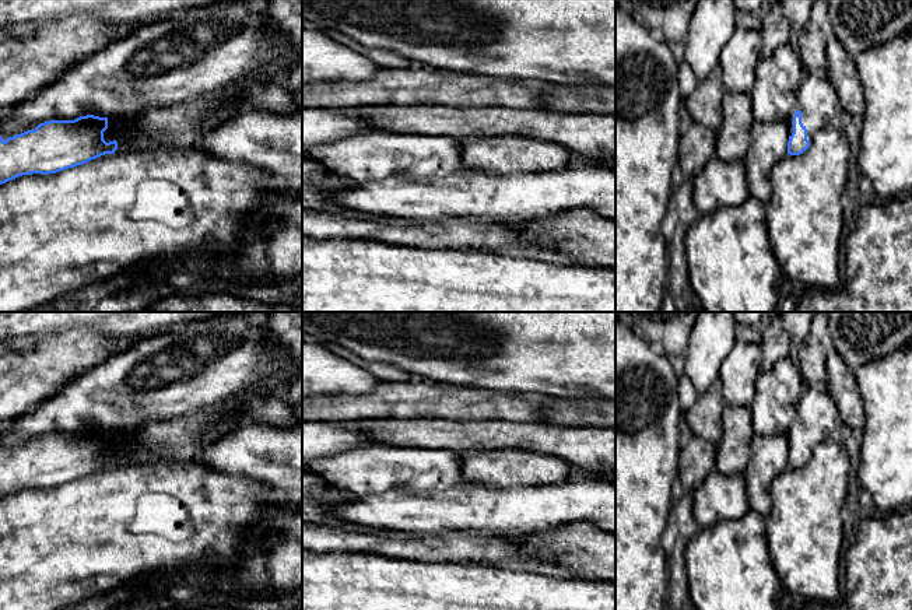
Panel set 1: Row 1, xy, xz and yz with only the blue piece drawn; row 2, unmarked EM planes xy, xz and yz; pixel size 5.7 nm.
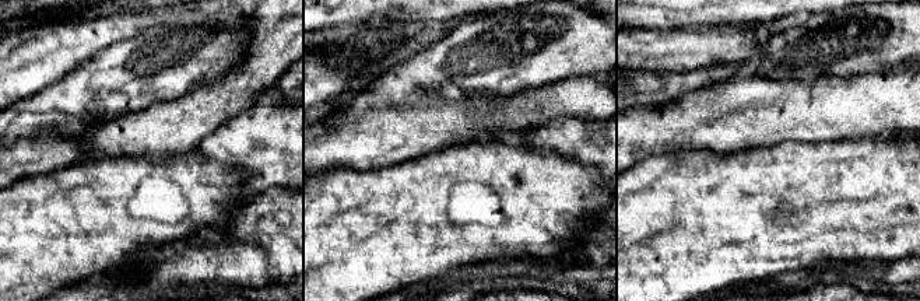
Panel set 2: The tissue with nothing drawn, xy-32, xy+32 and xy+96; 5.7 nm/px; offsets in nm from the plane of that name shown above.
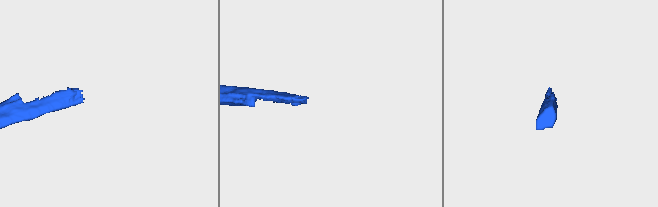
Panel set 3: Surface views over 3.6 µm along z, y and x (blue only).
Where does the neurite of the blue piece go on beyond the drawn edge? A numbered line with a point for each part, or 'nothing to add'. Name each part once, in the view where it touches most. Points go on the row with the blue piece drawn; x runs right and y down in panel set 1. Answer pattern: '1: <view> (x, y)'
1: yz (816, 98)

